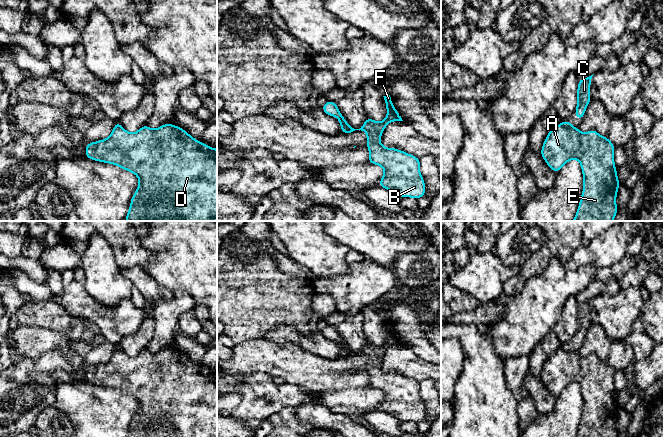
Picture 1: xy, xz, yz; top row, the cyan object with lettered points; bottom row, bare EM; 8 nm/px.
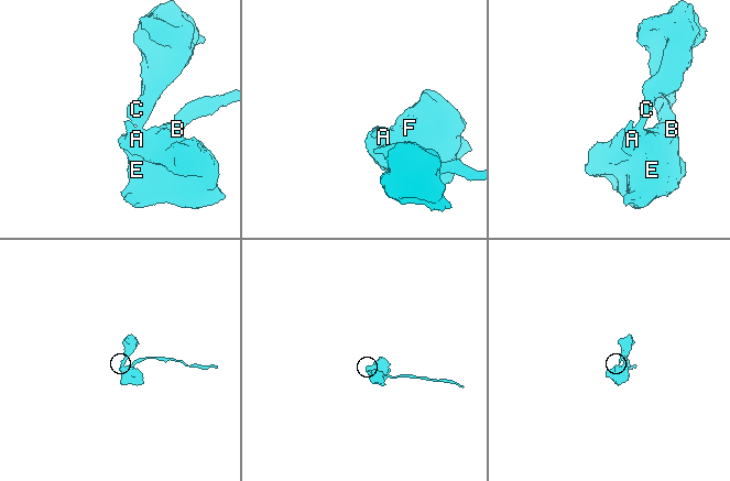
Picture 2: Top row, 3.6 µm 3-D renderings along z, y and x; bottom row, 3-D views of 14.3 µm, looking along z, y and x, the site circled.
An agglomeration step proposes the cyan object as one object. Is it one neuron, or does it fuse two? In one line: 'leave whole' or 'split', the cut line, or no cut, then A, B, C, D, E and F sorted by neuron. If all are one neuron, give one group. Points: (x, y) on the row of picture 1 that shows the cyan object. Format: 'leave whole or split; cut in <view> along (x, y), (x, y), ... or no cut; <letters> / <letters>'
split; cut in yz along (561, 122), (569, 127); A B D E F / C

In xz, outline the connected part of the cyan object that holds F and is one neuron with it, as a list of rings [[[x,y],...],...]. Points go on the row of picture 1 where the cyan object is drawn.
[[[390,95],[383,97],[387,116],[381,122],[367,117],[360,129],[354,129],[347,123],[339,111],[337,103],[328,100],[321,108],[325,114],[336,117],[343,122],[341,134],[351,133],[355,130],[367,133],[368,162],[384,169],[384,175],[378,186],[397,194],[401,198],[421,198],[425,196],[426,187],[420,173],[420,158],[396,148],[383,147],[381,144],[380,137],[387,124],[394,121],[403,121],[395,109]]]

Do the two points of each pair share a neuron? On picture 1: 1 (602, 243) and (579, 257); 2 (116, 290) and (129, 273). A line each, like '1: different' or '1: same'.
1: same
2: different

